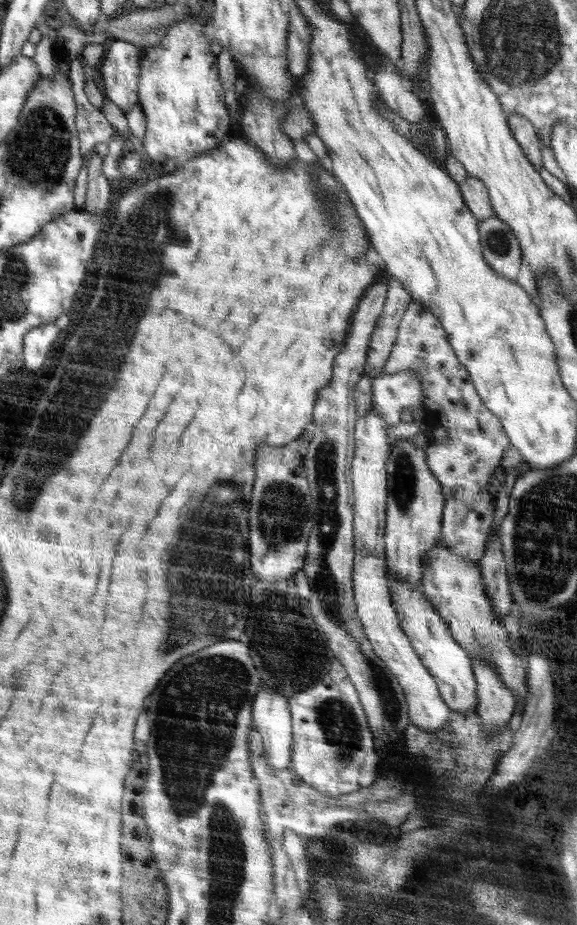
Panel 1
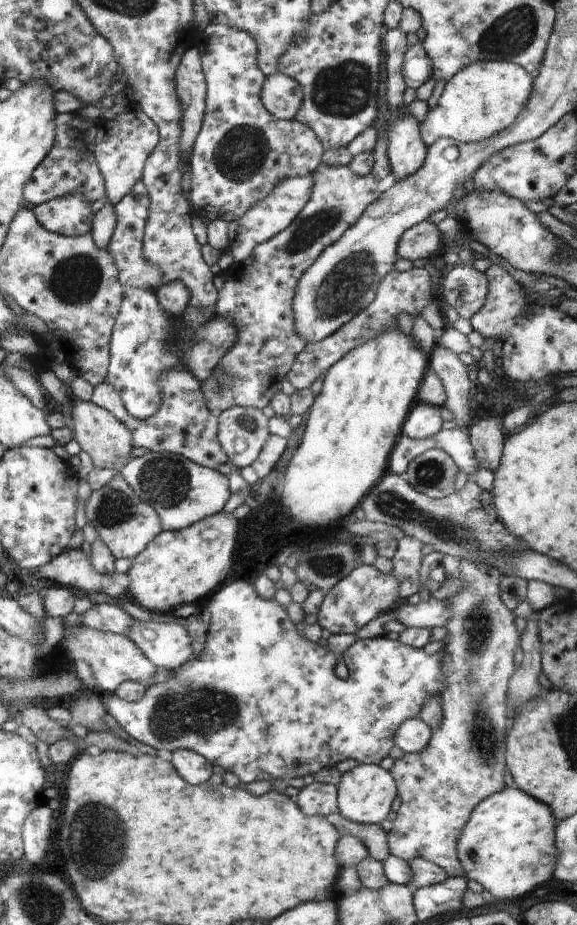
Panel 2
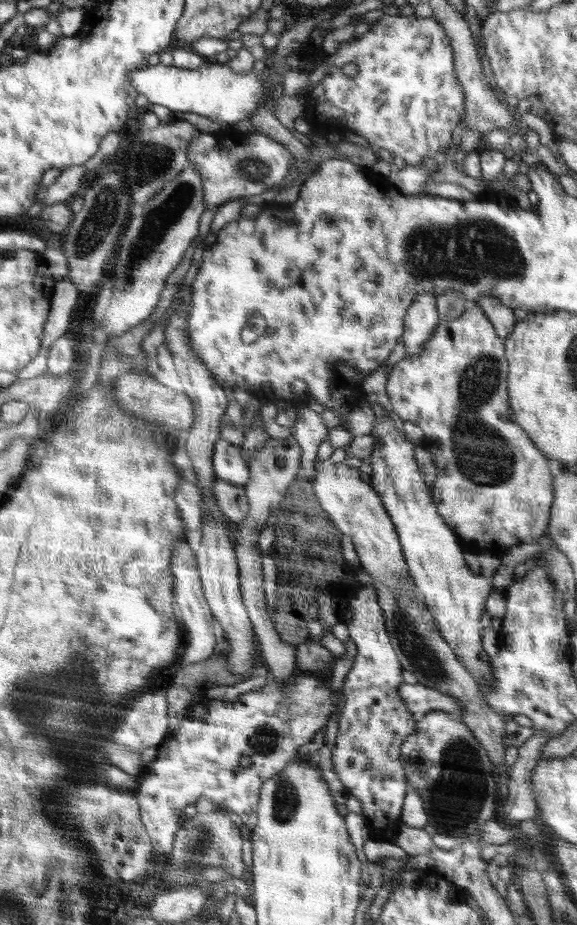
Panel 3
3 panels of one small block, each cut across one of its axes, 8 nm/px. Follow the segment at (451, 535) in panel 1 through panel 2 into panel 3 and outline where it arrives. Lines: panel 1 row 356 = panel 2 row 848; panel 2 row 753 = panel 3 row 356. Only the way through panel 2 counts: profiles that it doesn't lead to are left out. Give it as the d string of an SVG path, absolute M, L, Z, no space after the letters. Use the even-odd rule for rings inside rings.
M469 304L460 317L448 322L439 322L434 328L434 334L428 342L424 342L424 348L420 350L418 357L403 358L396 363L393 372L389 375L385 392L390 400L390 410L398 420L398 422L410 421L424 432L424 440L421 447L430 452L434 466L436 467L436 476L431 485L433 487L432 500L437 507L438 514L442 515L444 522L453 530L460 544L463 547L470 548L477 553L493 552L500 556L502 549L510 548L510 546L518 546L519 544L536 543L539 538L547 531L550 520L550 508L554 503L554 478L548 461L545 456L538 450L538 446L534 446L534 442L528 439L525 431L513 422L514 414L512 414L509 395L507 394L507 377L509 372L509 364L505 358L505 344L496 334L494 326L484 310L478 305Z

